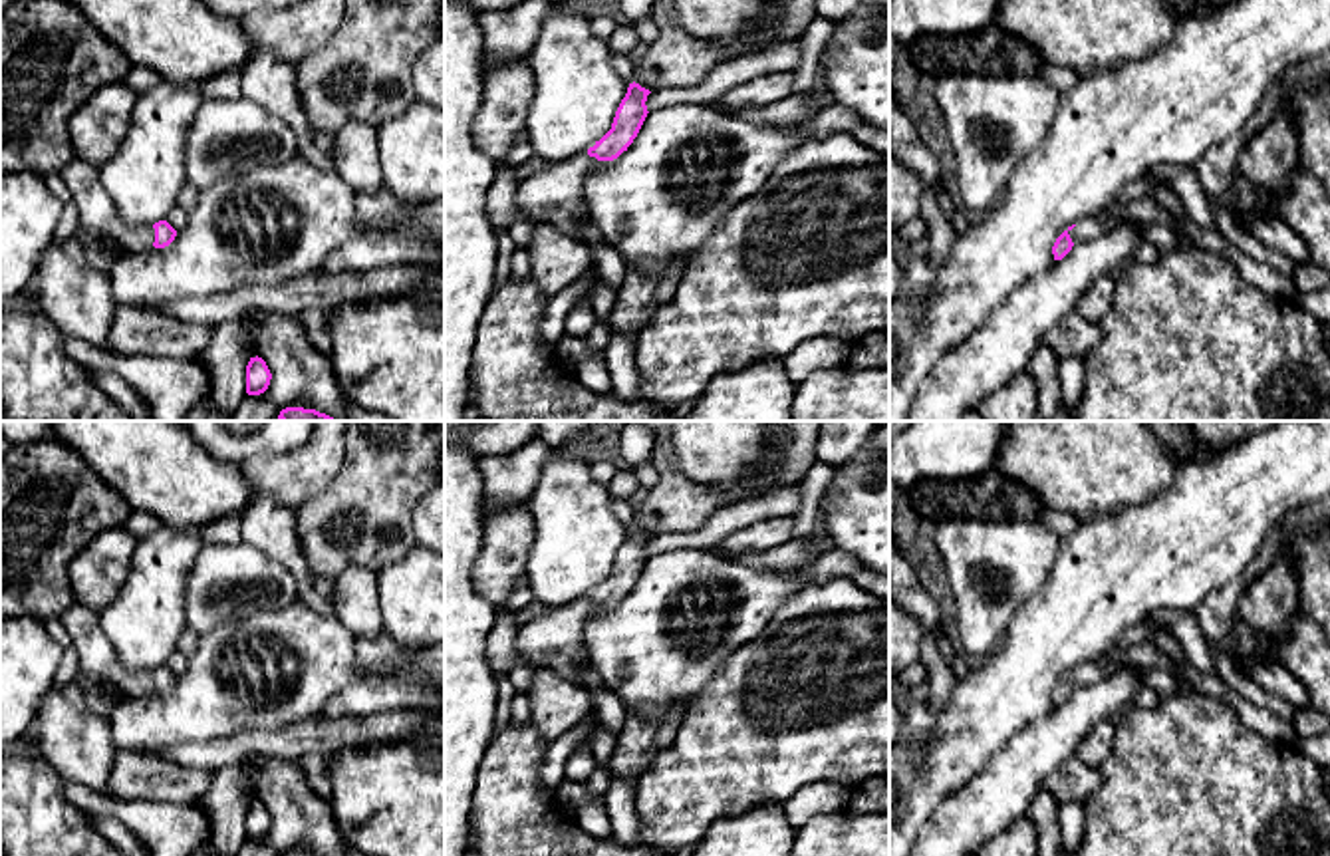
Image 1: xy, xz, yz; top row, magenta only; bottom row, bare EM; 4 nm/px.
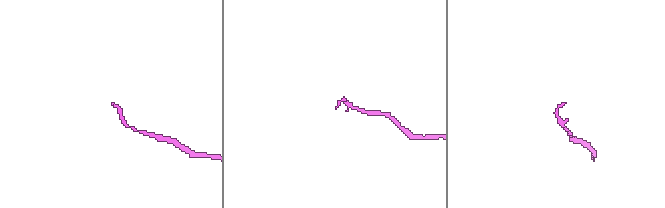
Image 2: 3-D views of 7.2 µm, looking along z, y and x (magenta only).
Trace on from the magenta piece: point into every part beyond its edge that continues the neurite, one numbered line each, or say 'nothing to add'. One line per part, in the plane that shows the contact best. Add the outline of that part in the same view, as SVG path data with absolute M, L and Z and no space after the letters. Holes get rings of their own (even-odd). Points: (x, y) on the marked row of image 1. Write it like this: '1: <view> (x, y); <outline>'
1: xy (98, 217); M75 157L60 173L71 193L71 203L79 213L79 228L95 238L109 236L125 252L141 252L153 246L155 228L125 226L119 222L115 207L99 181L99 169Z

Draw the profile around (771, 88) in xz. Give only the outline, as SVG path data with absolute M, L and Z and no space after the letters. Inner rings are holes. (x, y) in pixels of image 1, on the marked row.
M792 70L772 71L732 87L717 101L729 111L742 107L766 107L792 95L794 79Z

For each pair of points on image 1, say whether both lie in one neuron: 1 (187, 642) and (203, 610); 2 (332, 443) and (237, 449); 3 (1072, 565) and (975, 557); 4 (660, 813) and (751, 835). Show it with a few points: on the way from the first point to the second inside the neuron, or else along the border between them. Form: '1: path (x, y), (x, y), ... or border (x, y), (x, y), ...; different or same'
1: border (187, 626), (199, 636); different
2: border (306, 441), (288, 451), (259, 453), (255, 457); different
3: border (1061, 539), (1047, 580), (1025, 600); different
4: border (757, 807), (719, 819), (703, 835); different

